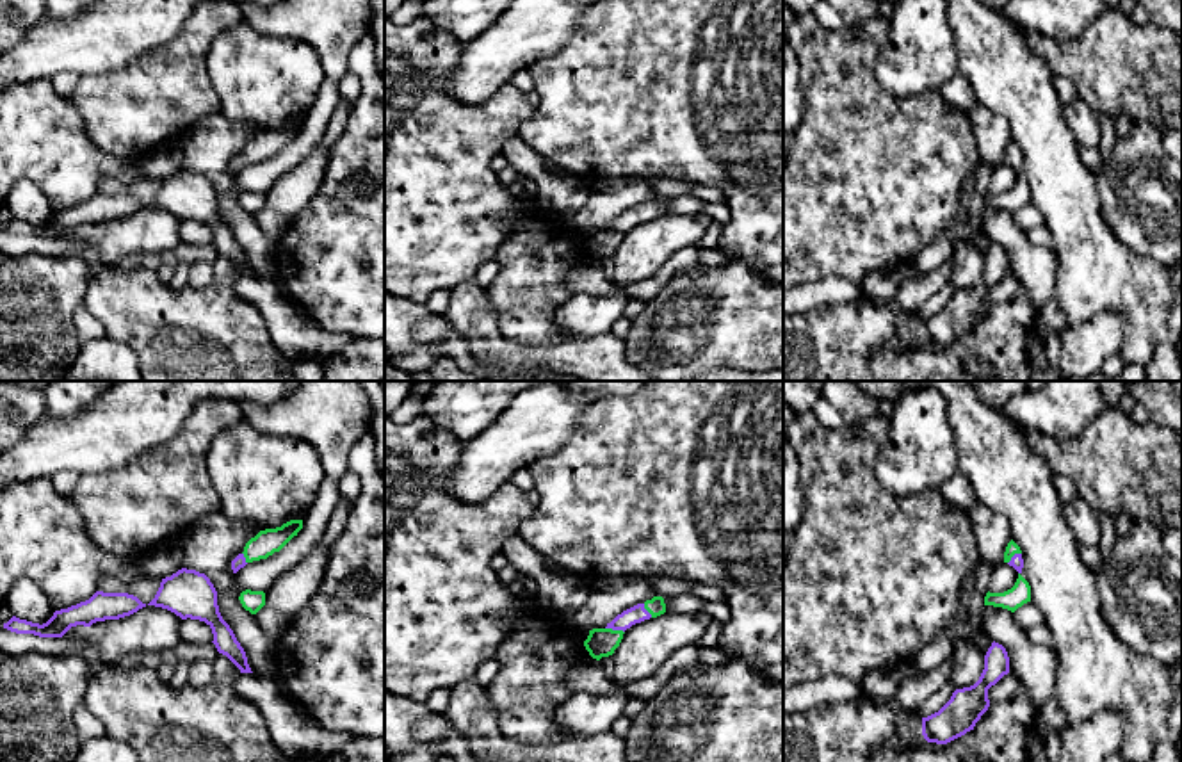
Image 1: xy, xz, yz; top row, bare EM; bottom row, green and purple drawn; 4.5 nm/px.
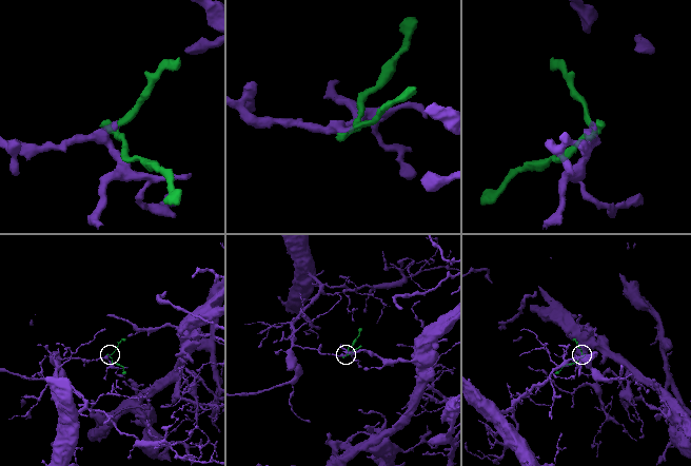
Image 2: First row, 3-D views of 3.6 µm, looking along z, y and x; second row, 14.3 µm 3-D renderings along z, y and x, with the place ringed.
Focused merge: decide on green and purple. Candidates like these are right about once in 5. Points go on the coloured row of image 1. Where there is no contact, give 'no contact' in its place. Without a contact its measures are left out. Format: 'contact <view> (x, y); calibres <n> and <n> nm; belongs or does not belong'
contact xz (615, 631); calibres 130 and 80 nm; belongs

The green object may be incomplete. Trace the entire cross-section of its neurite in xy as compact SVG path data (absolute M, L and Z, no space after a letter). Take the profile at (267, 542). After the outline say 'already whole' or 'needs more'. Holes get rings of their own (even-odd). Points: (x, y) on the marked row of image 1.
M290 520L281 527L260 531L246 543L244 552L231 561L233 573L247 563L267 559L274 552L279 552L301 529L303 520Z | needs more

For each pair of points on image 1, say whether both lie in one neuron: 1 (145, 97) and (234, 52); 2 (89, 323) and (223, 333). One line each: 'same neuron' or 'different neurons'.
1: different neurons
2: different neurons

